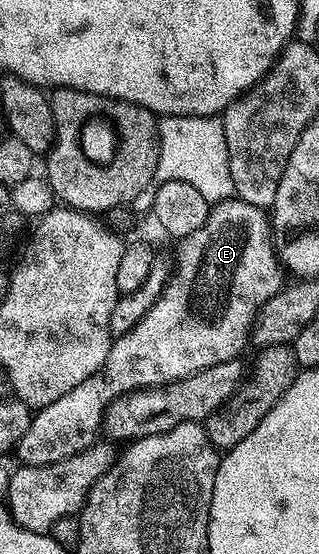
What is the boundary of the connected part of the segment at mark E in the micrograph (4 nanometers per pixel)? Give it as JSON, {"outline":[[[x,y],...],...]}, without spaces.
{"outline":[[[237,198],[223,200],[221,204],[211,207],[208,218],[204,222],[204,226],[200,226],[200,230],[196,230],[193,234],[181,237],[178,250],[178,264],[176,260],[176,269],[173,271],[172,277],[167,281],[165,290],[162,291],[162,297],[152,306],[152,310],[148,312],[136,324],[136,326],[128,334],[117,337],[110,345],[110,353],[104,362],[104,366],[96,374],[92,374],[88,378],[84,378],[84,382],[80,382],[80,386],[76,386],[76,390],[68,390],[68,394],[64,394],[64,398],[56,398],[56,402],[52,402],[48,406],[37,409],[33,413],[30,425],[28,426],[28,434],[24,434],[24,438],[20,438],[16,449],[16,455],[19,456],[21,463],[26,466],[44,466],[45,464],[55,464],[64,458],[72,458],[72,454],[80,454],[84,449],[90,448],[99,439],[102,432],[102,417],[114,400],[119,400],[130,392],[137,392],[143,389],[161,388],[163,384],[171,384],[177,380],[188,378],[192,374],[196,374],[200,370],[204,370],[208,366],[216,366],[220,362],[228,362],[235,359],[239,355],[238,351],[242,346],[246,346],[250,326],[254,323],[256,314],[260,310],[260,306],[264,306],[264,302],[268,302],[268,298],[272,298],[284,286],[283,271],[278,263],[278,253],[274,251],[274,242],[272,239],[272,224],[268,219],[267,213],[263,209],[252,206],[248,202]]]}

